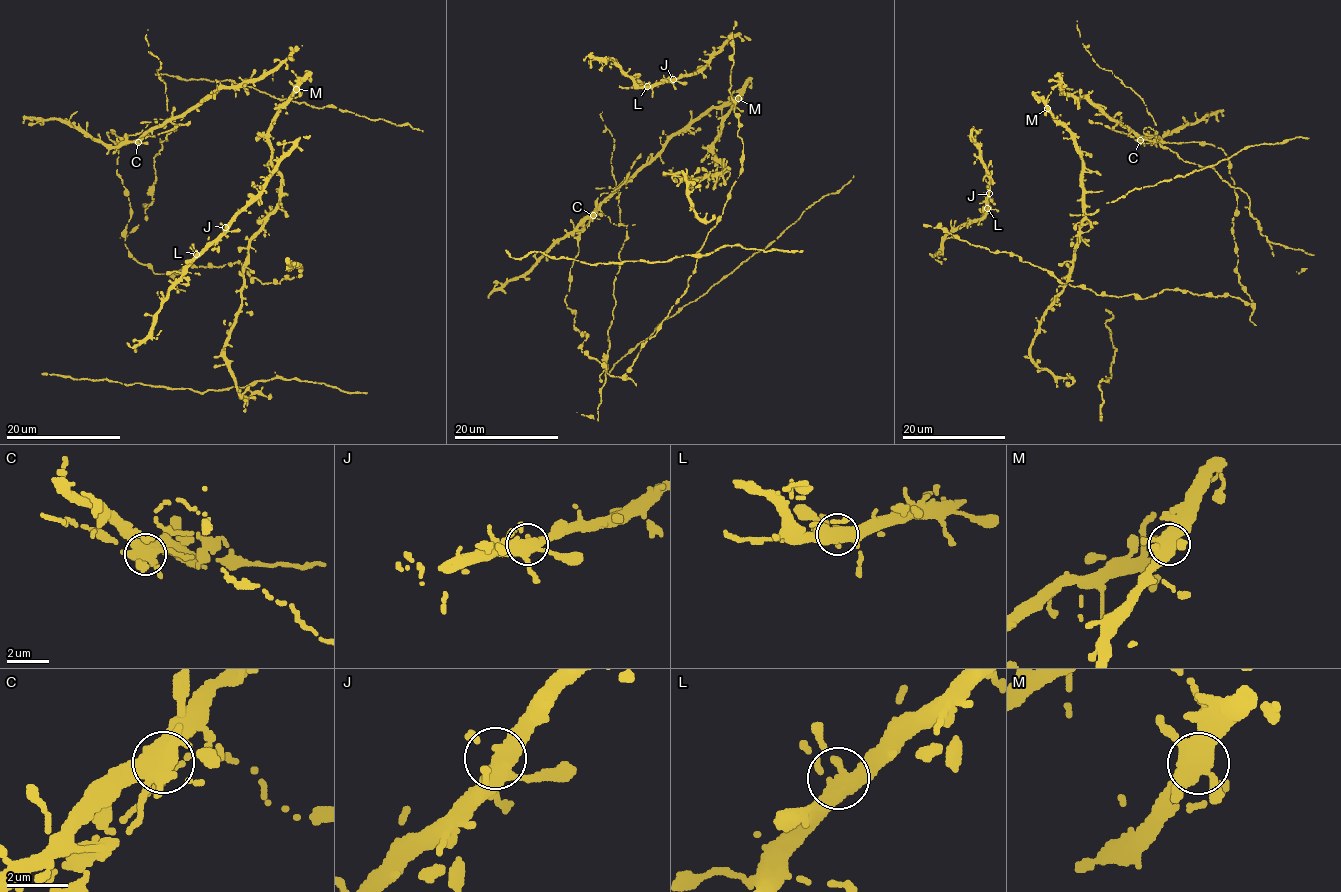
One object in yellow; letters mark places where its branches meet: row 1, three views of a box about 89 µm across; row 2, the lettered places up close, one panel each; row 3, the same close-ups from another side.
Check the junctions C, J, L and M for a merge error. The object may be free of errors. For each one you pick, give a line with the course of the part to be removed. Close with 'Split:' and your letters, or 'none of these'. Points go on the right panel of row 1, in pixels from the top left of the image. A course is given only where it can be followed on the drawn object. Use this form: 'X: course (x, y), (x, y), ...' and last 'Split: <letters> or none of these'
C: course (1141, 140), (1222, 149), (1237, 199), (1236, 272), (1253, 304), (1177, 290), (1099, 295), (923, 224)
Split: C

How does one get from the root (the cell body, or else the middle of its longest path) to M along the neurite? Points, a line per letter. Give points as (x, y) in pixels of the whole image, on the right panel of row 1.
M: (1136, 135), (1083, 97), (1062, 92), (1058, 84), (1047, 98), (1047, 108)

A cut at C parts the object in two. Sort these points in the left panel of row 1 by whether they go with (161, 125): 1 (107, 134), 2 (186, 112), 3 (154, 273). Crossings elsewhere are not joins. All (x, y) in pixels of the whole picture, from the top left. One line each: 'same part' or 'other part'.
1: other part
2: same part
3: other part

